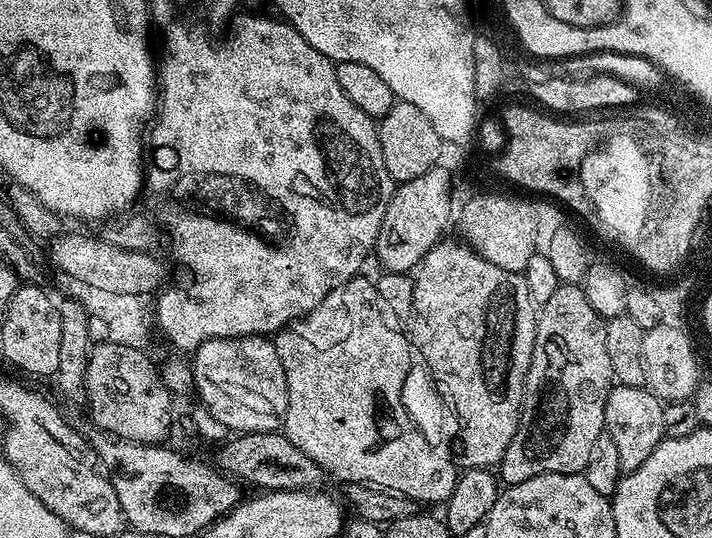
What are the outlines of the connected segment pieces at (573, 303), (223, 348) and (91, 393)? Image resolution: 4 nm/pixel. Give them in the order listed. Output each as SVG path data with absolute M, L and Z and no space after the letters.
M560 284L538 308L536 337L528 373L524 379L524 400L520 421L506 454L498 465L498 476L505 485L526 482L538 474L583 473L594 438L604 432L604 411L608 391L614 386L610 354L606 354L606 320L599 316L578 284Z
M265 335L208 339L194 350L193 383L208 398L207 410L222 426L238 434L279 431L284 424L288 391L275 343Z
M97 343L88 355L83 395L88 396L91 423L97 429L109 432L118 440L159 445L167 441L168 427L174 424L174 396L160 380L160 369L156 364L152 365L148 355L147 351L131 349L130 346Z

